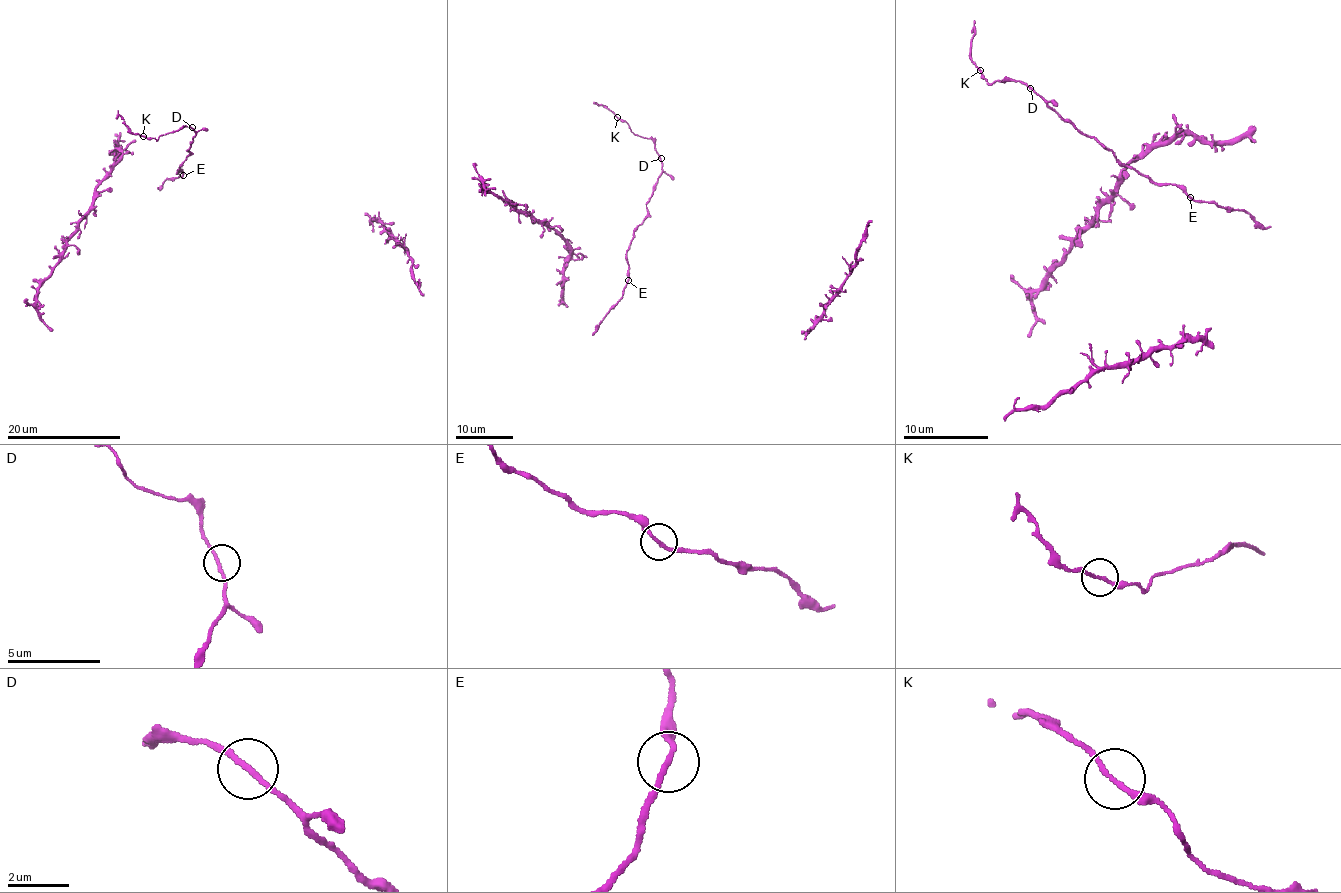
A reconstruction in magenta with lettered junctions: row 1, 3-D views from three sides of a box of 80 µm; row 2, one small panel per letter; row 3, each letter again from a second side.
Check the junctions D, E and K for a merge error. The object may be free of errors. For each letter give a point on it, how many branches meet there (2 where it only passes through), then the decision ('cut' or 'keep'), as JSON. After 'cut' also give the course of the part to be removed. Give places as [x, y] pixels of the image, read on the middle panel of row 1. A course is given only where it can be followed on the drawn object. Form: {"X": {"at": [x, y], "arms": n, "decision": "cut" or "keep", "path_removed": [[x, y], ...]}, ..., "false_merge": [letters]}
{"D": {"at": [661, 158], "arms": 2, "decision": "keep"}, "E": {"at": [628, 280], "arms": 2, "decision": "keep"}, "K": {"at": [617, 117], "arms": 2, "decision": "cut", "path_removed": [[617, 117], [606, 107], [596, 102]]}, "false_merge": ["K"]}

